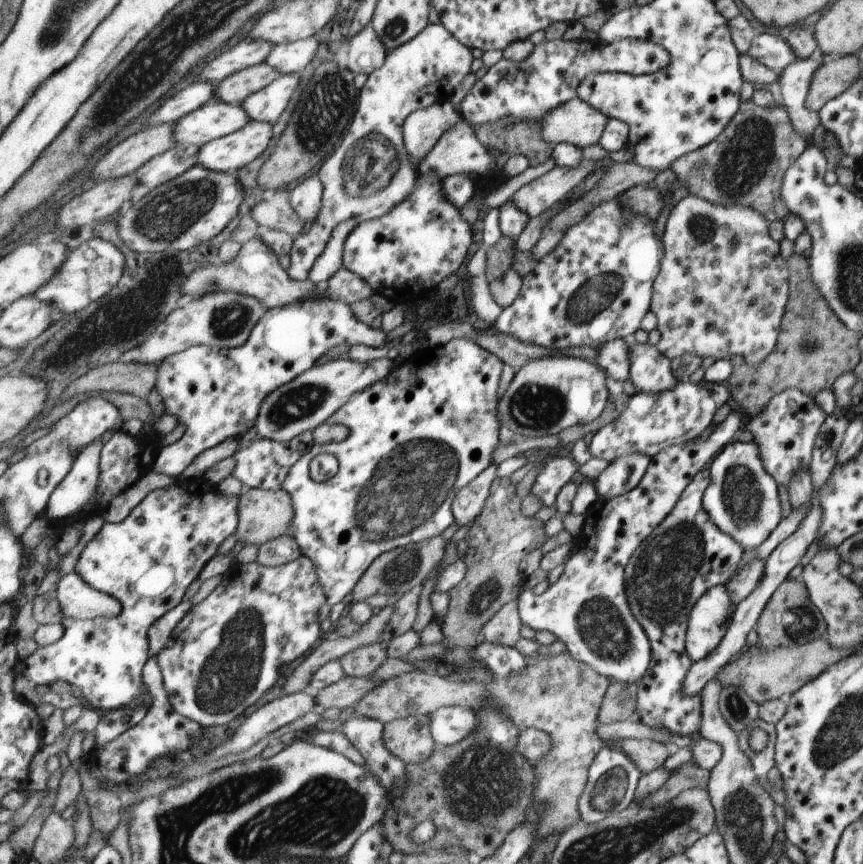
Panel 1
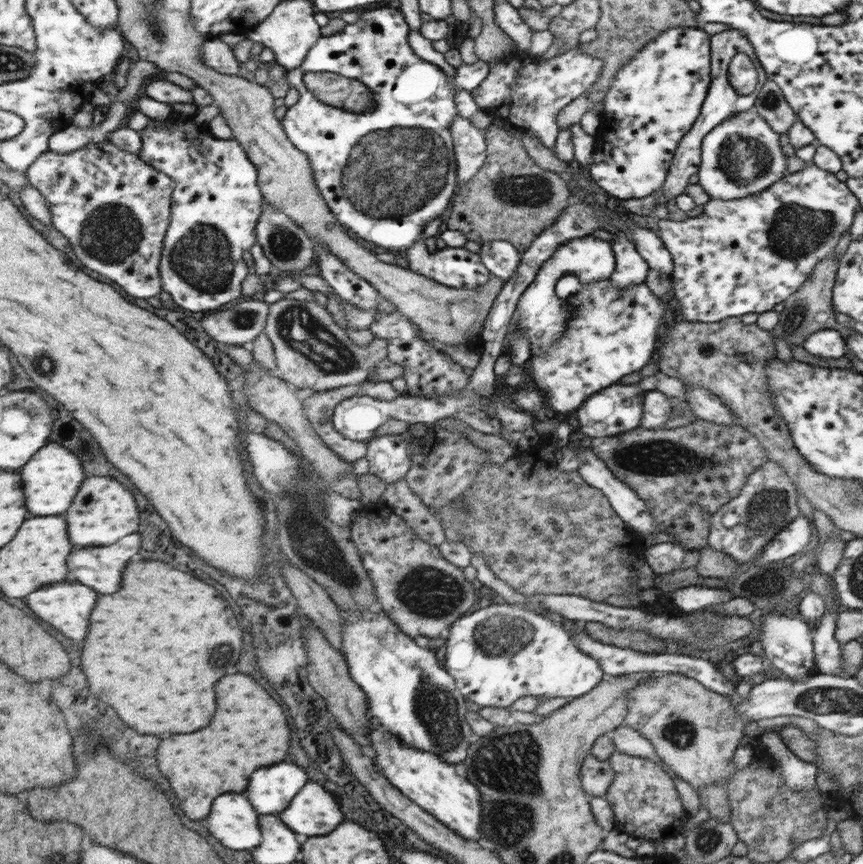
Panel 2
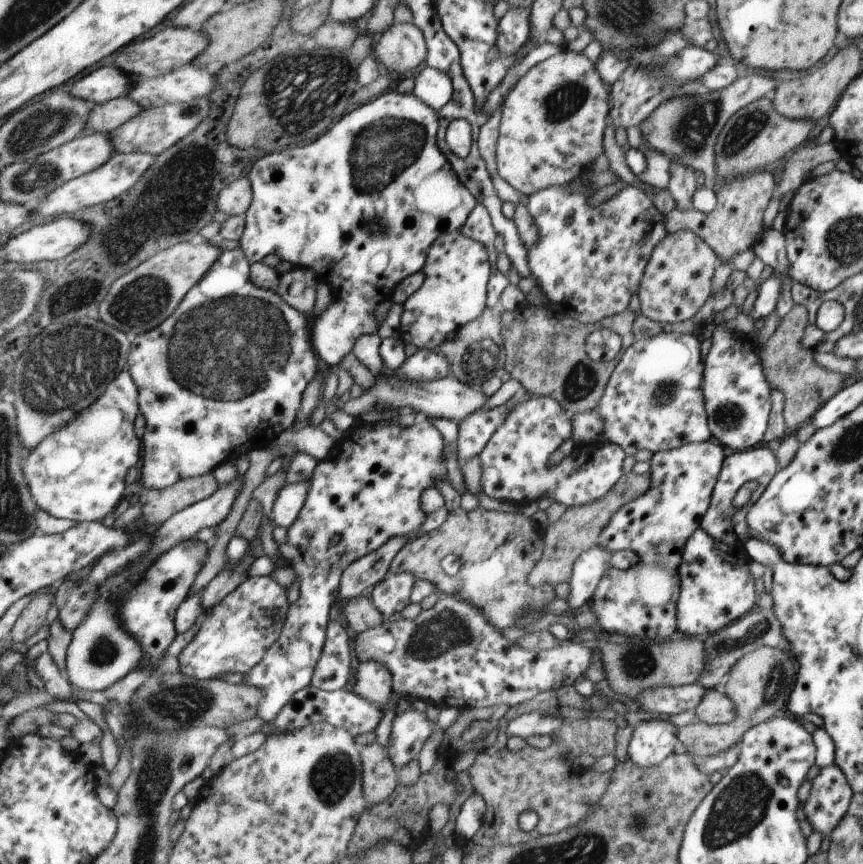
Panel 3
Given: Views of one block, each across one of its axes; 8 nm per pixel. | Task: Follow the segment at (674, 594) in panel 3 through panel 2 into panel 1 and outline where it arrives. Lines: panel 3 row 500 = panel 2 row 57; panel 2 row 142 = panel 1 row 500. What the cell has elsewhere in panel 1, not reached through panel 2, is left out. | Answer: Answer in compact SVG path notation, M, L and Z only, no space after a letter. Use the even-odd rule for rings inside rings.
M733 405L728 418L716 425L716 430L710 434L707 440L674 445L661 451L659 455L650 457L646 473L636 488L615 498L603 500L598 497L586 513L584 528L580 532L580 536L575 538L575 550L566 562L566 568L558 581L550 585L543 594L536 593L534 590L524 590L515 600L522 624L529 626L534 631L547 630L551 632L566 646L565 650L576 660L588 664L596 673L606 676L610 682L638 684L648 671L651 647L646 630L634 618L634 614L631 612L631 602L628 602L628 598L626 598L624 579L626 563L630 562L636 548L652 534L652 530L659 527L672 514L682 492L692 482L692 478L704 470L706 462L715 459L720 450L737 437L743 429L744 421L743 412Z

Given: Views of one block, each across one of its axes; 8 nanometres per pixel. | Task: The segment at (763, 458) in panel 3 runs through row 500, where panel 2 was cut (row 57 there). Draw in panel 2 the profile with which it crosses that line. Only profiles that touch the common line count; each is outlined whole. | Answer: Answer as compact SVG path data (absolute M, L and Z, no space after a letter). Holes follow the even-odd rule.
M728 28L725 31L715 34L711 41L712 82L709 84L707 90L707 98L704 99L703 102L700 120L696 120L696 128L692 128L692 132L689 132L688 136L684 136L684 140L680 140L680 152L676 152L676 160L671 161L671 170L668 172L667 183L664 184L664 188L660 188L660 190L655 193L657 205L665 204L668 200L672 200L672 198L684 194L690 177L698 174L699 167L702 166L703 140L712 130L734 117L736 113L745 112L755 107L756 99L759 98L759 88L767 81L766 71L759 63L758 57L755 55L755 49L752 48L750 41L743 34L740 34L737 30ZM736 54L747 54L750 60L753 60L758 73L759 85L757 89L746 96L742 96L734 91L734 88L732 88L727 79L728 65L730 64L731 58L734 58Z

